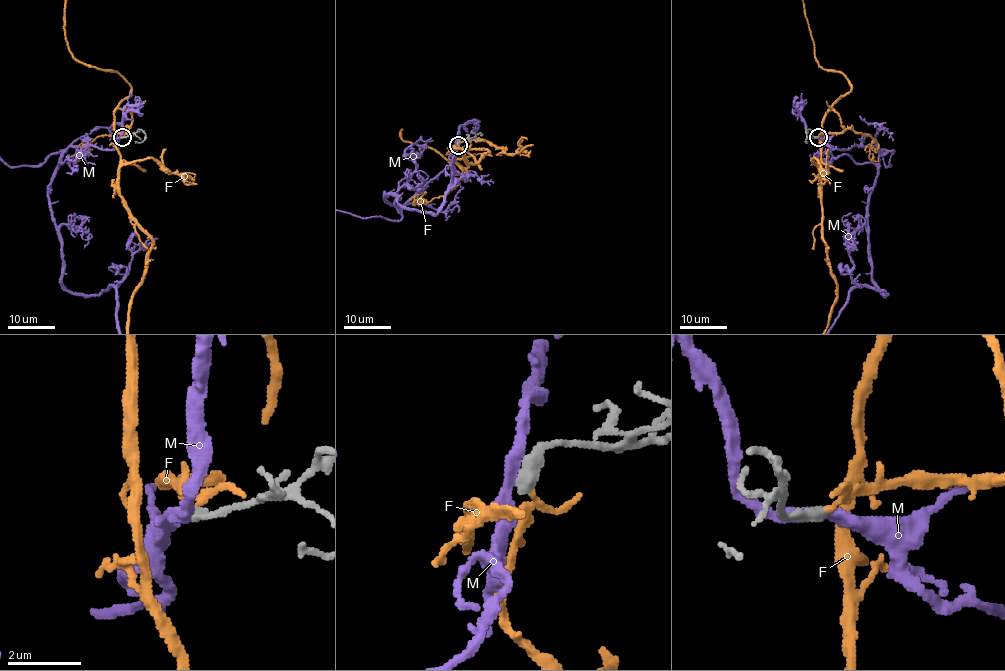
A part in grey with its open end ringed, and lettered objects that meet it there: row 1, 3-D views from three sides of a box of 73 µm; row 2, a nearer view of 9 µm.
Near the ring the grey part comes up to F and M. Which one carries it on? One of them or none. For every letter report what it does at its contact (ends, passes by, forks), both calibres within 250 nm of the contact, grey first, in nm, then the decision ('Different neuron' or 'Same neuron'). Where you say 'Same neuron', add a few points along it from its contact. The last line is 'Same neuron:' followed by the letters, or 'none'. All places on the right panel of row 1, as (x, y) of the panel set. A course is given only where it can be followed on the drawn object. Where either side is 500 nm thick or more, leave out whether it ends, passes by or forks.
F: It passes by. Thickness 400 nm (grey) against 150 nm. Same neuron
M: It passes by. Thickness 400 nm (grey) against 300 nm. Different neuron
Same neuron: F

